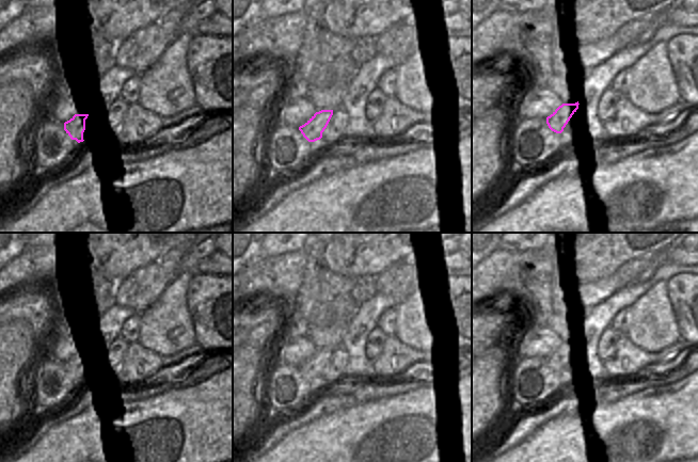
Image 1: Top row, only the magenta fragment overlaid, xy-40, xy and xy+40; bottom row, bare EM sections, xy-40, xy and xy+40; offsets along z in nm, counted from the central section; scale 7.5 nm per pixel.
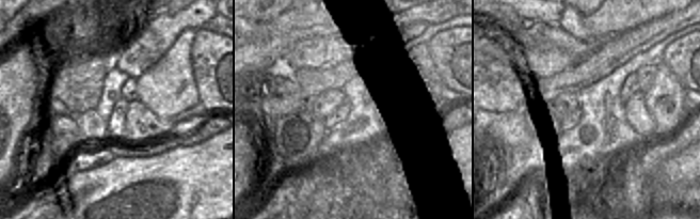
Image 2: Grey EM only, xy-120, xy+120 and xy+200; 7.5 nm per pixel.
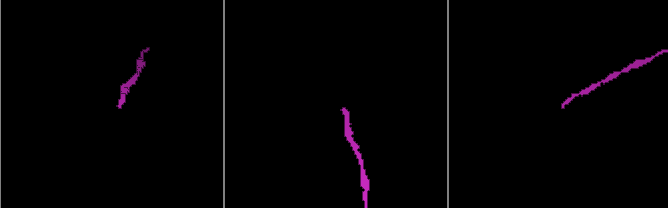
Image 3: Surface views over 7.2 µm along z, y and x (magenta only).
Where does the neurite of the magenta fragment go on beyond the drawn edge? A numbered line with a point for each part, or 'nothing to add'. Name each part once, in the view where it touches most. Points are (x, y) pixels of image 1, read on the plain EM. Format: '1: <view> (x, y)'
nothing to add

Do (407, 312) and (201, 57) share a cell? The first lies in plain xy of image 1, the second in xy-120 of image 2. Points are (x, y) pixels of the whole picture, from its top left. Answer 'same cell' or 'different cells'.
different cells

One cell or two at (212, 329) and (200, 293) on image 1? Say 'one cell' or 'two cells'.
one cell

